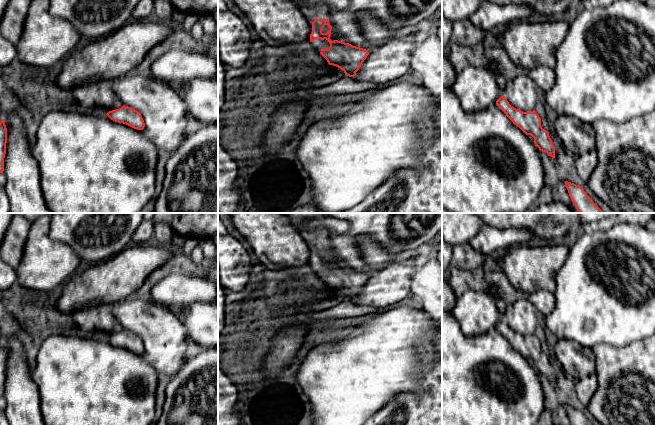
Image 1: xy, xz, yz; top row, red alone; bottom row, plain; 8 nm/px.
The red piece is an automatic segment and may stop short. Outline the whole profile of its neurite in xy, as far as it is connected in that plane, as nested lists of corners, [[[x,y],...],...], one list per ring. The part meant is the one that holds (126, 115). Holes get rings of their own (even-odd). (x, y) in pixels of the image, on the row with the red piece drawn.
[[[125,105],[119,109],[109,111],[106,115],[115,122],[126,124],[137,130],[143,130],[145,127],[141,114]]]

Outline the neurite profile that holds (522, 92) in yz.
[[[525,73],[508,81],[503,96],[514,108],[529,112],[535,110],[539,101],[538,90],[537,84]]]

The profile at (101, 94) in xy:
[[[113,80],[77,84],[70,88],[69,93],[74,102],[84,108],[112,111],[124,106],[113,89]]]

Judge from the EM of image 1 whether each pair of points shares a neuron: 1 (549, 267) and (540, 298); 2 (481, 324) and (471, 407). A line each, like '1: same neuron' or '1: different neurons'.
1: different neurons
2: different neurons

